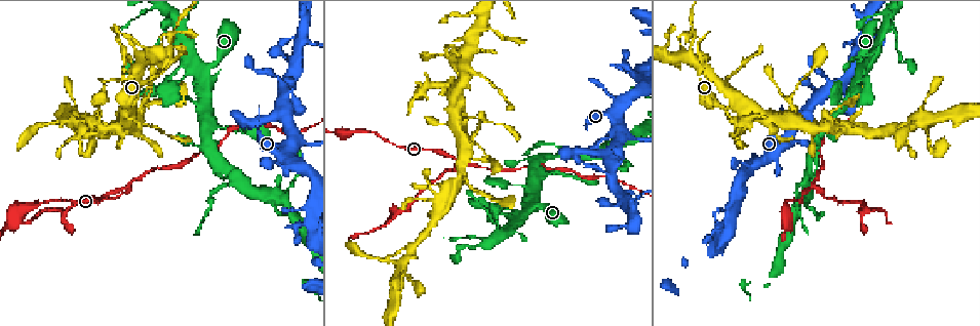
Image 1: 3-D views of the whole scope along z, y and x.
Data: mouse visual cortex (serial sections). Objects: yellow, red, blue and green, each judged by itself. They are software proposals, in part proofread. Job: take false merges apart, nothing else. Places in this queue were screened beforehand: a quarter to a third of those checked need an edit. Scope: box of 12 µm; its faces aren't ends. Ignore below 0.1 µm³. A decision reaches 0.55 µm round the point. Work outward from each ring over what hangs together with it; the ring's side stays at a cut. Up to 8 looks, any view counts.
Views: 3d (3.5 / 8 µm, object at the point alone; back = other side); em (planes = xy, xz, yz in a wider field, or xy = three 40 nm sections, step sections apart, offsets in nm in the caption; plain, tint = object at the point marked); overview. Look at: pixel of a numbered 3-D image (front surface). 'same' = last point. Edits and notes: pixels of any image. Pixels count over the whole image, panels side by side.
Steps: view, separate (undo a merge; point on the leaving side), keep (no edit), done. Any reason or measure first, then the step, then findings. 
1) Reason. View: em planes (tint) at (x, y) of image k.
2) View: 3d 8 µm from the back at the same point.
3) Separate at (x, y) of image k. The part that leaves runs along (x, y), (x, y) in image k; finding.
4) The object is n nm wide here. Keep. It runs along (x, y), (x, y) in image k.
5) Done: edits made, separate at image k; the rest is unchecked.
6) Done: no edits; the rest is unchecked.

Three-way junction. View: 3d 8 µm at (129, 186) of image 1.

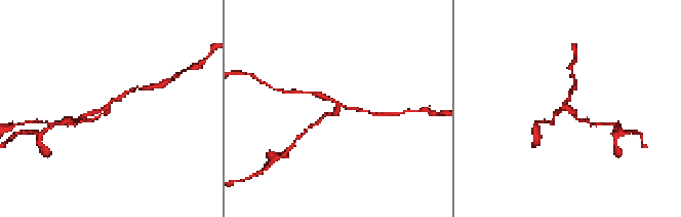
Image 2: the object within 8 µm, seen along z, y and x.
Zoom in. View: 3d 3.5 µm at (567, 107) of image 2.

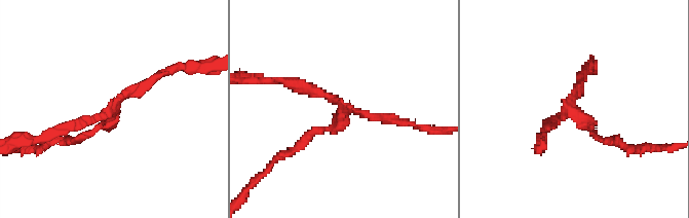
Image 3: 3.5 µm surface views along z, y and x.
3 arms meet here. Separate at (85, 135) of image 3. The part that leaves runs along (112, 118), (77, 140), (54, 140), (39, 149) in image 3; a second cell is stuck on.

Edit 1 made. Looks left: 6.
See it whole again. View: overview.

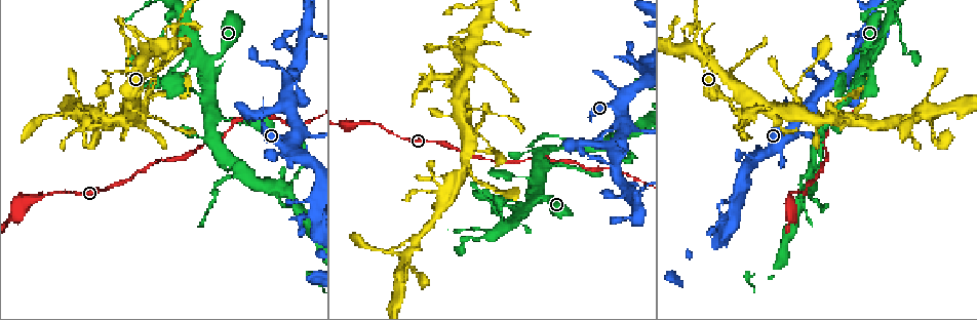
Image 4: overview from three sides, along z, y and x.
Thin arm on a thick one. View: 3d 8 µm from the back at (795, 112) of image 4.

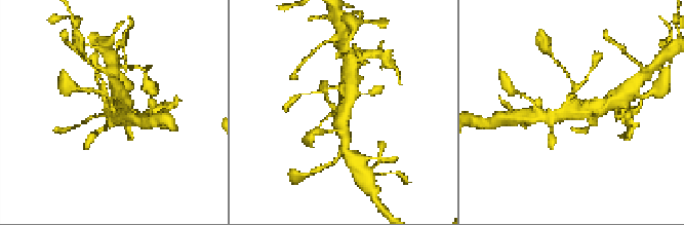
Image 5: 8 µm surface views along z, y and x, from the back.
Closer look. View: 3d 3.5 µm at (344, 111) of image 5.

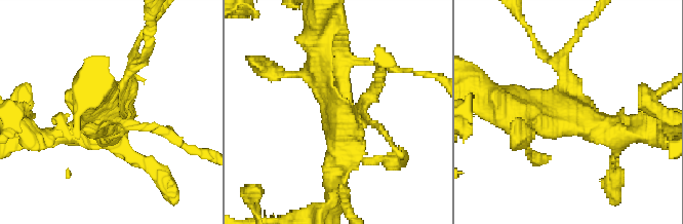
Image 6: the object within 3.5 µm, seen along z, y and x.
Need the tissue. View: em xy step 3 (tint) at (567, 120) of image 6.

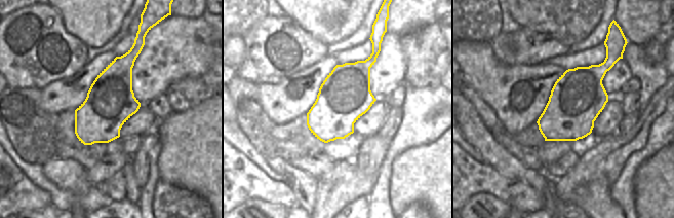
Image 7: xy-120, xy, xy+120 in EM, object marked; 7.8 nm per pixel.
The arms are 150, 400, 450 nm wide. Keep. It runs along (505, 112), (626, 134) in image 6; continuous, no second cell.

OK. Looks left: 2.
Branch point. View: 3d 3.5 µm at (542, 199) of image 4.

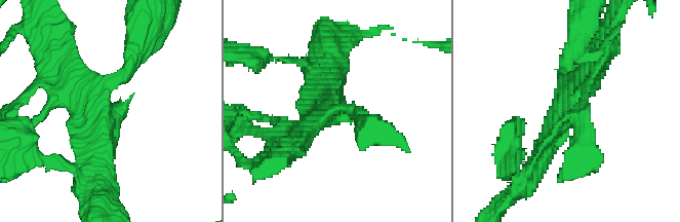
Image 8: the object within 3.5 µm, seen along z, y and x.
View: em xy step 1 (tint) at (104, 98) of image 8.

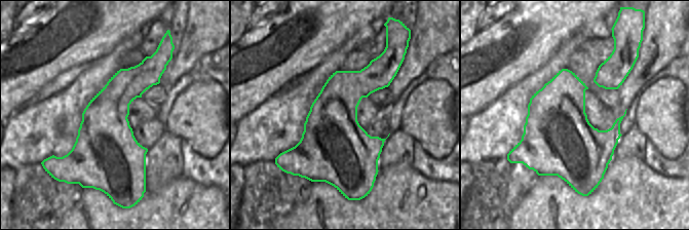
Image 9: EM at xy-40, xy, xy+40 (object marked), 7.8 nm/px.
Keep. It runs along (578, 45), (540, 161) in image 8; all the same cell.

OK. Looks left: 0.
Done: edits made, separate at image 3; the rest is unchecked.

